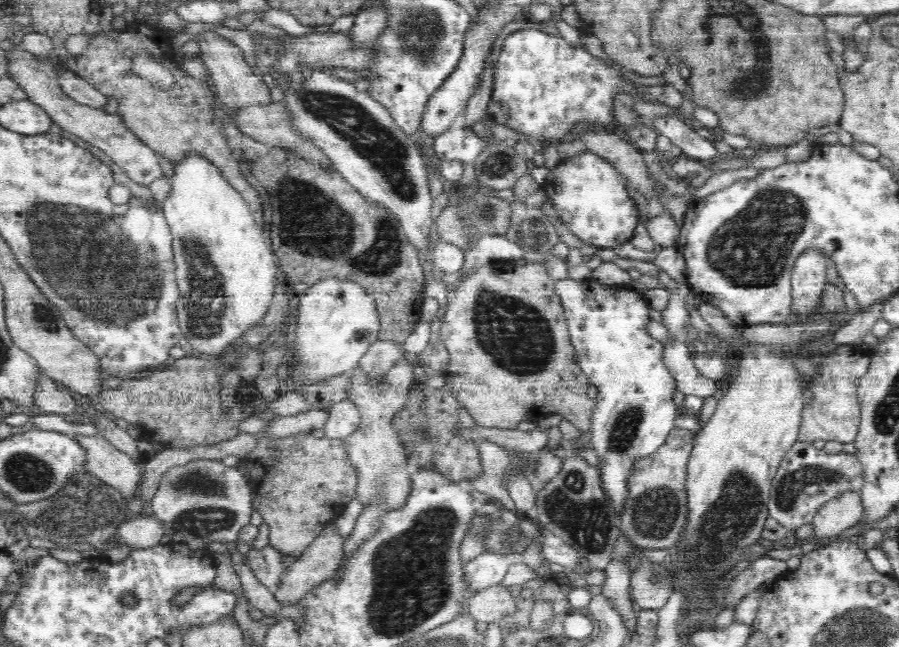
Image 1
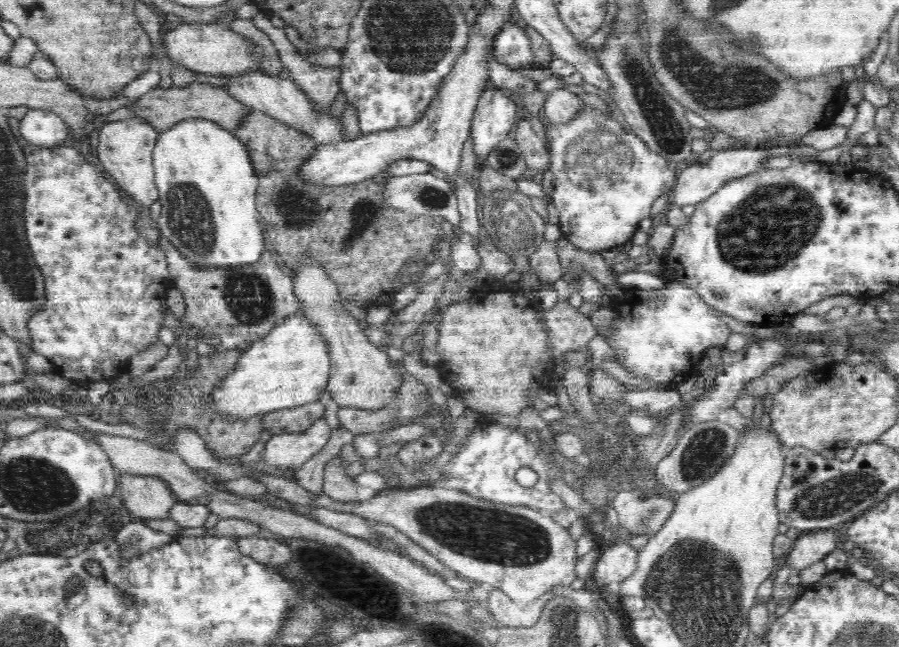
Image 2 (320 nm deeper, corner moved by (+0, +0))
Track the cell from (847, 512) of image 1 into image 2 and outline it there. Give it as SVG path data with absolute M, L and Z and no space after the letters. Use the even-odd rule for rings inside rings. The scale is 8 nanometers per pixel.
M832 528L812 531L798 537L791 547L788 559L785 561L794 572L800 572L815 562L823 560L836 549L838 535Z

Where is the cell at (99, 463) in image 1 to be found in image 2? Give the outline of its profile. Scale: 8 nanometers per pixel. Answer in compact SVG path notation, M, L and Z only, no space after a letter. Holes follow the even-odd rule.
M117 472L116 482L118 482L118 488L116 488L117 495L122 499L125 508L143 521L149 519L168 519L170 517L170 508L178 502L169 485L156 476Z

